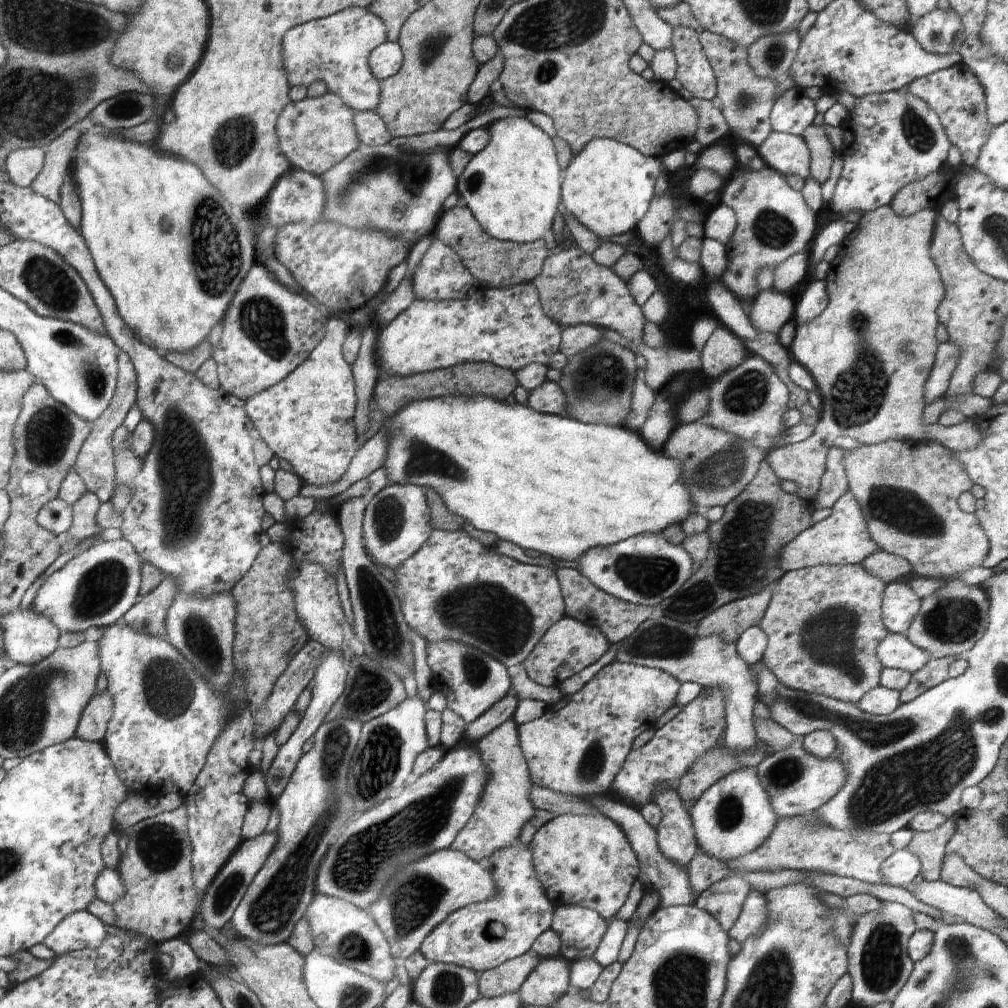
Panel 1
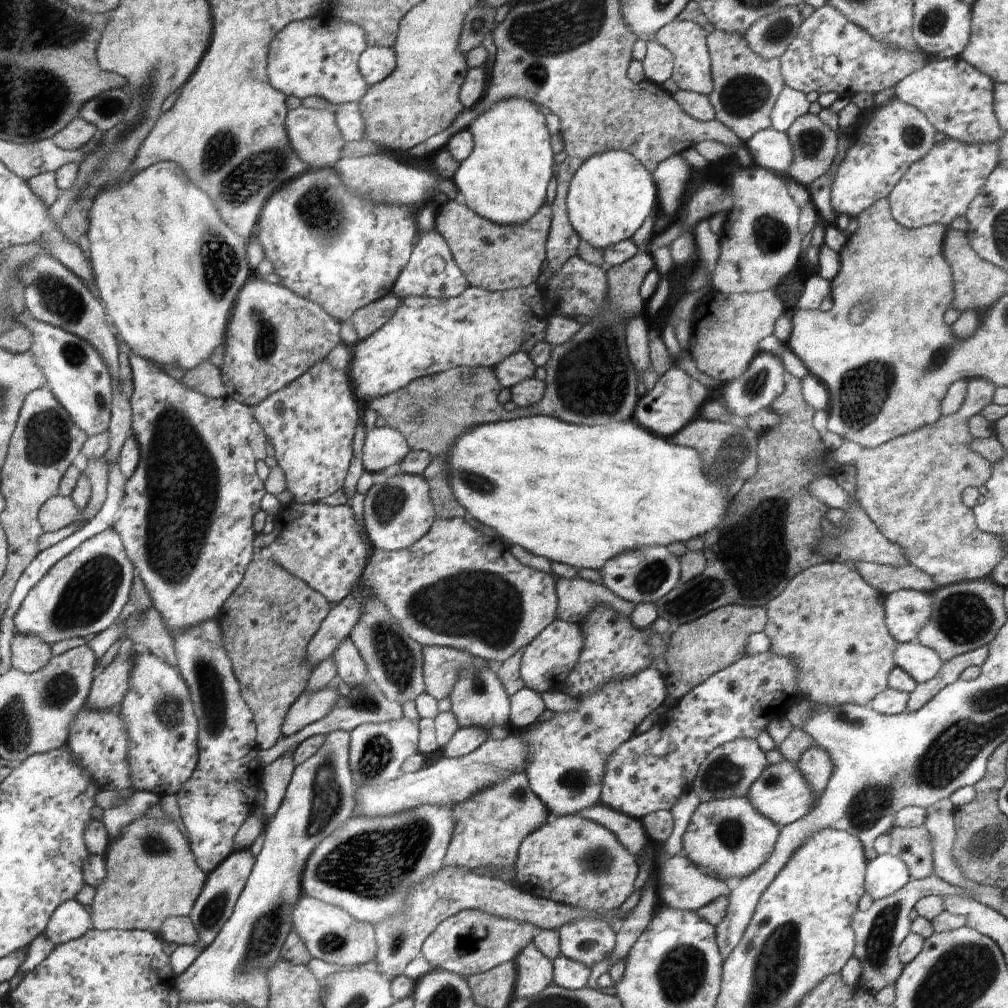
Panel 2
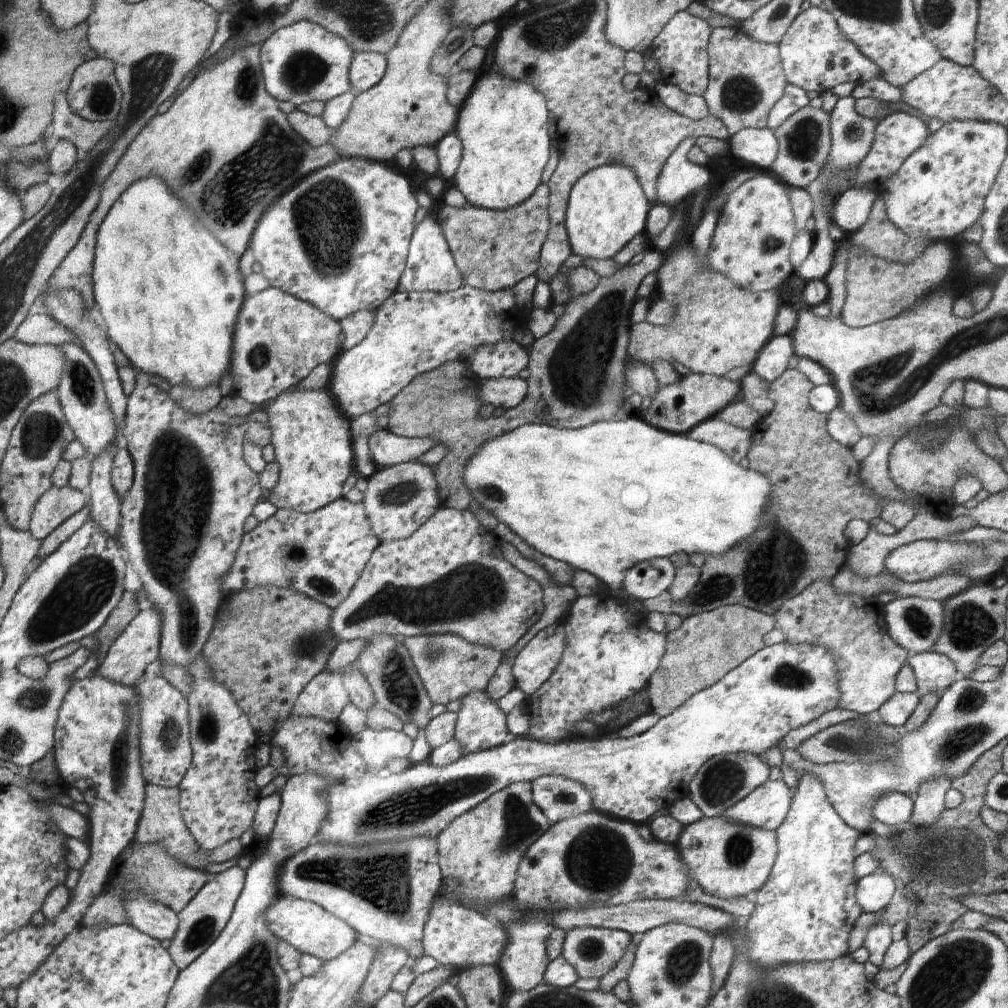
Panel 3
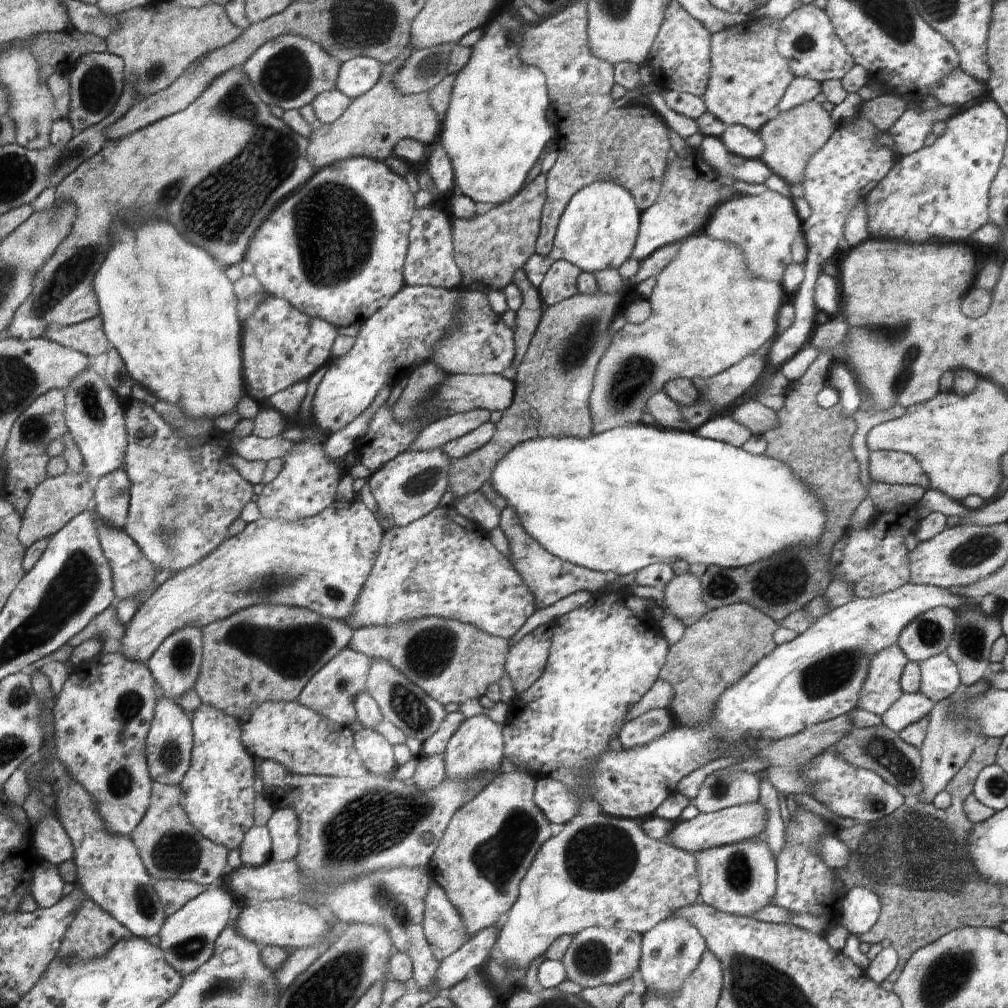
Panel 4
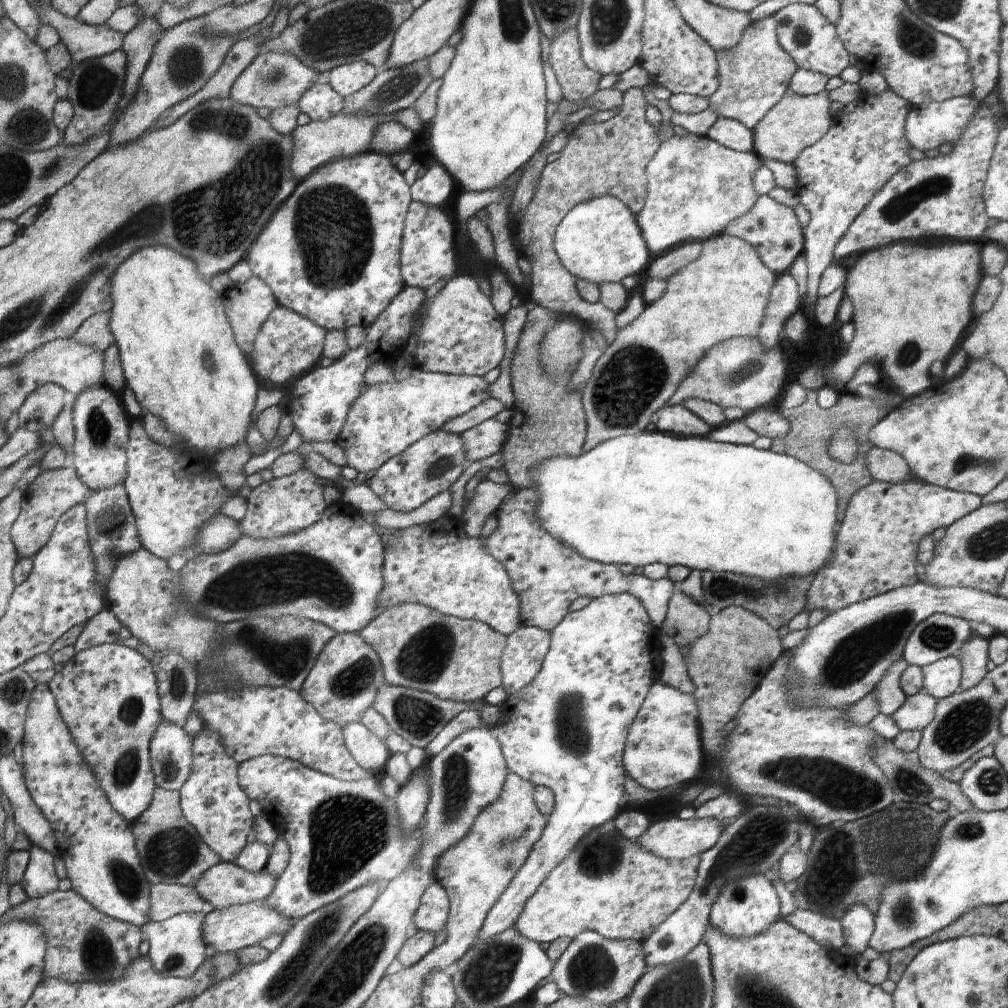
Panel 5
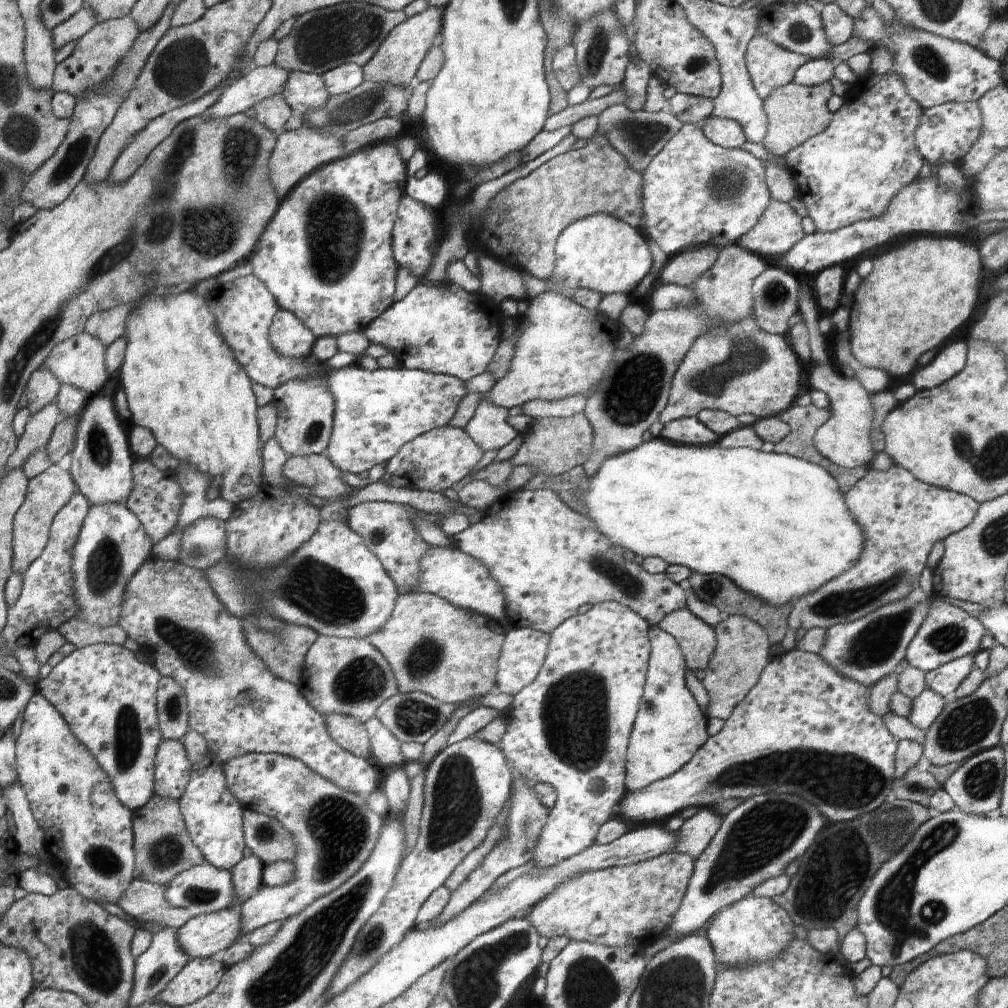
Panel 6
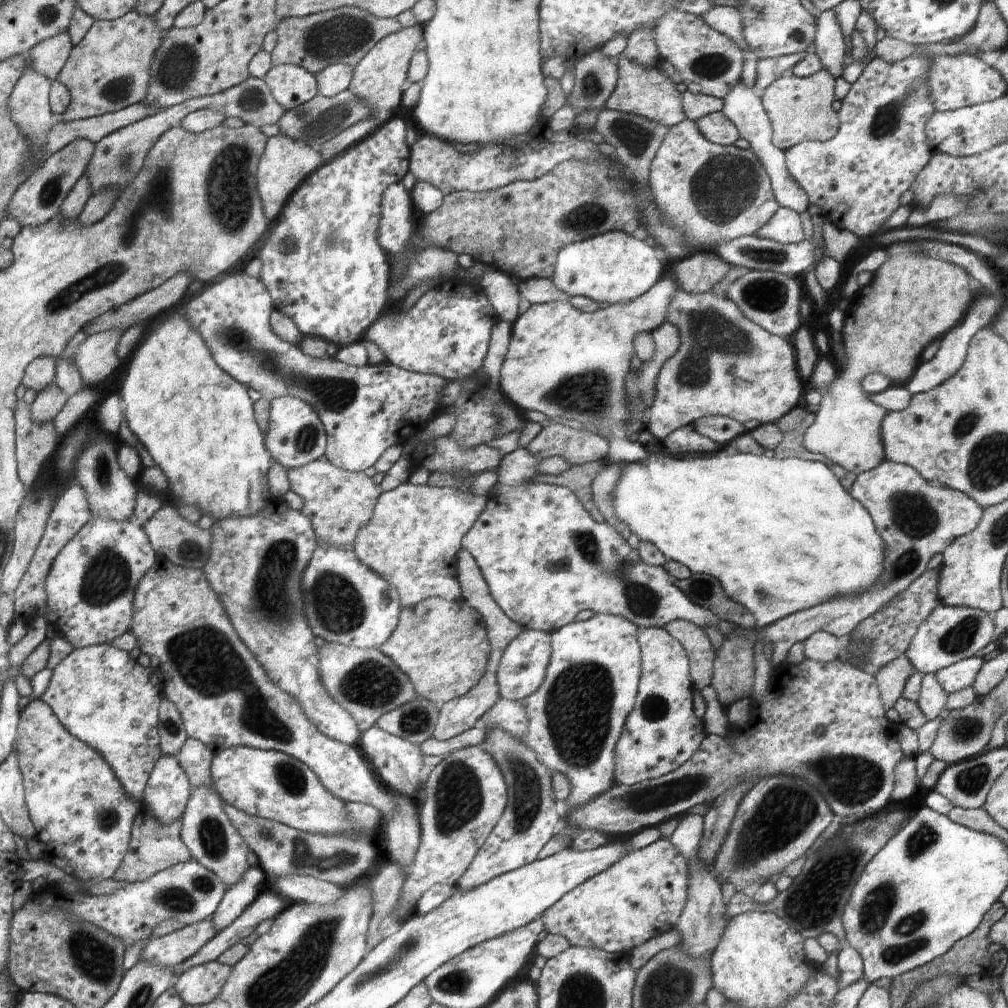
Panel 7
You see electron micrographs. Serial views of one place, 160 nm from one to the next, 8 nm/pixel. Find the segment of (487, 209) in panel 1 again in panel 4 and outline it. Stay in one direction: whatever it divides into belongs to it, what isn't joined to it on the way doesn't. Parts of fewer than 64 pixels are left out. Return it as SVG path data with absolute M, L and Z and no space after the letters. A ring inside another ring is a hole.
M516 1L506 4L506 12L502 12L483 30L482 38L472 47L468 63L456 75L450 106L441 124L440 144L445 146L453 160L456 191L470 198L480 208L500 205L514 198L527 184L528 172L542 156L546 142L551 142L557 136L557 130L546 120L546 108L550 104L546 90L548 82L544 82L540 69L526 65L521 60L521 44L530 23L520 15L520 6Z

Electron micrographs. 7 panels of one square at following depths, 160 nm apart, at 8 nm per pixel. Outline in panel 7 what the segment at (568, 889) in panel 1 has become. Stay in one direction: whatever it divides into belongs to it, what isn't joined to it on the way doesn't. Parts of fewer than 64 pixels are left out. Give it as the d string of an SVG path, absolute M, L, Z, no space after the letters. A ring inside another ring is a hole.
M668 839L632 851L618 864L586 880L540 918L547 934L564 936L569 945L629 954L680 922L689 898L688 862Z

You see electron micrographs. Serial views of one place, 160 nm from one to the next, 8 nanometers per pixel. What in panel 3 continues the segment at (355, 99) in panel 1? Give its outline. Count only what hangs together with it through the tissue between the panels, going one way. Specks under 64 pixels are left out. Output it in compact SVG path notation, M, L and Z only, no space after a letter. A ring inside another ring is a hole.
M298 21L290 26L280 27L261 44L261 71L265 89L278 100L289 100L296 106L310 100L326 102L352 88L349 80L350 68L357 52L344 37L331 33L316 23Z

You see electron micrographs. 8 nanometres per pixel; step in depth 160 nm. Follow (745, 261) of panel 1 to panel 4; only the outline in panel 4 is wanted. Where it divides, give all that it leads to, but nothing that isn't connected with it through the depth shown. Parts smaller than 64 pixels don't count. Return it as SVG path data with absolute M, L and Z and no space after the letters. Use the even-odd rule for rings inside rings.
M768 189L758 196L733 195L728 202L717 209L717 215L713 220L710 220L709 228L706 228L706 232L703 234L713 237L714 240L722 240L726 244L738 246L746 258L746 268L754 276L760 280L768 280L780 285L786 270L793 263L792 249L798 232L800 232L800 220L796 216L796 210L794 210L794 204L790 202L790 198Z

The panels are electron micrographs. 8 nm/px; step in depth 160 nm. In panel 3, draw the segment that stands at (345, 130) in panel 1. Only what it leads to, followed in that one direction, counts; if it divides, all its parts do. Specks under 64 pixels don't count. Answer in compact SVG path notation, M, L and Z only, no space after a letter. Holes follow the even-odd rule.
M295 109L289 114L289 123L311 146L320 147L332 139L333 129L326 126L321 116L315 117Z

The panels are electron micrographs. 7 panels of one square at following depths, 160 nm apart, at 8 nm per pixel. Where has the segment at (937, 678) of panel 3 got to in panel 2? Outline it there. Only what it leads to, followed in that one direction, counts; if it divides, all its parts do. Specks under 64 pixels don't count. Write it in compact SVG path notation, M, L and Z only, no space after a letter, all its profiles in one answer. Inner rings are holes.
M916 641L898 643L894 657L896 666L912 676L917 684L934 678L943 664L934 650L930 650Z

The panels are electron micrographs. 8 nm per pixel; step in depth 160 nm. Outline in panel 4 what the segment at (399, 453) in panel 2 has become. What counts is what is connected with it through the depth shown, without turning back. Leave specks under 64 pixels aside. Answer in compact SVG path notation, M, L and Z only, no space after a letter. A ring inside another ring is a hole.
M475 409L469 412L452 414L442 419L428 423L422 428L421 435L414 440L408 449L410 452L434 450L445 447L452 440L469 435L476 431L482 424L490 421L491 412L486 409Z

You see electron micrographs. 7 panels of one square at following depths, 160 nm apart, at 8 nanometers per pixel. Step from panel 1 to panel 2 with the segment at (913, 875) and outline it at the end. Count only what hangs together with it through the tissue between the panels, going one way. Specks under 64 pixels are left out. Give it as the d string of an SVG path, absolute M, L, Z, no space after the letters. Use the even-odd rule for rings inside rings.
M885 853L868 863L864 894L870 894L874 902L894 894L910 881L910 868L901 857Z

